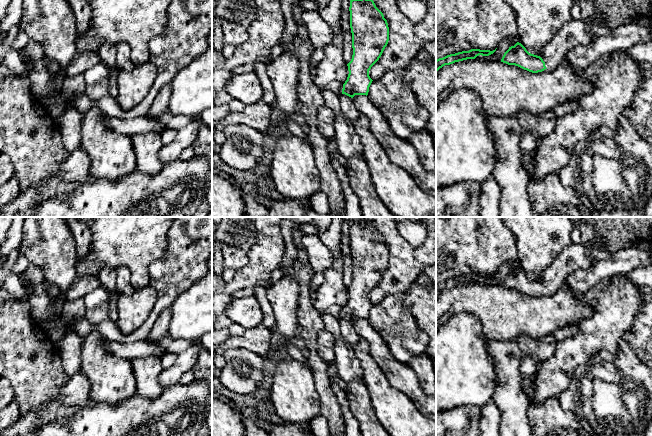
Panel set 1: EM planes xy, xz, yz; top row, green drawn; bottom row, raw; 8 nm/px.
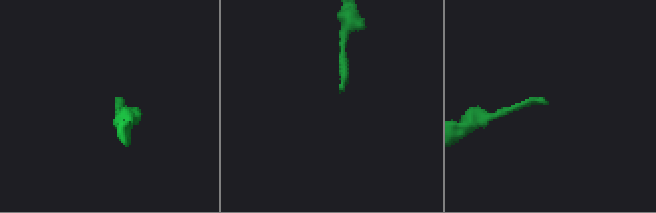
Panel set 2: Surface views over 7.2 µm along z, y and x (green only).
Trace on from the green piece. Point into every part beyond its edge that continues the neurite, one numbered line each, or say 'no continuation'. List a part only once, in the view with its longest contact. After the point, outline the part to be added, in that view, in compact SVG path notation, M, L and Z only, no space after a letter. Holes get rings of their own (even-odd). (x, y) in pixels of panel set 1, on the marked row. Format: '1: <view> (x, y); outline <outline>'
1: yz (574, 33); outline M571 20L554 35L540 53L547 69L555 69L572 49L592 43L595 36L589 31L590 24L590 21Z

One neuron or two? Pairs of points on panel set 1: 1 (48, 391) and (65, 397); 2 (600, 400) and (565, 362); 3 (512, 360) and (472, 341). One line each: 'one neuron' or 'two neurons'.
1: two neurons
2: two neurons
3: two neurons

